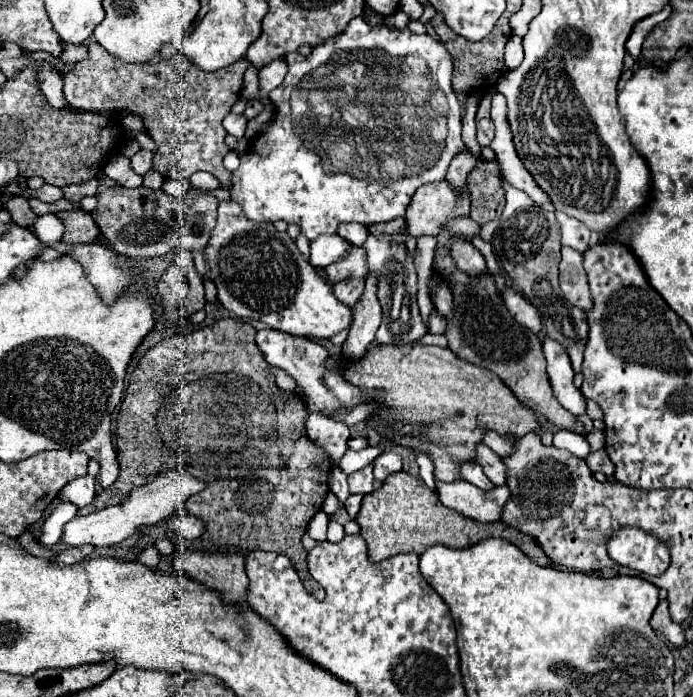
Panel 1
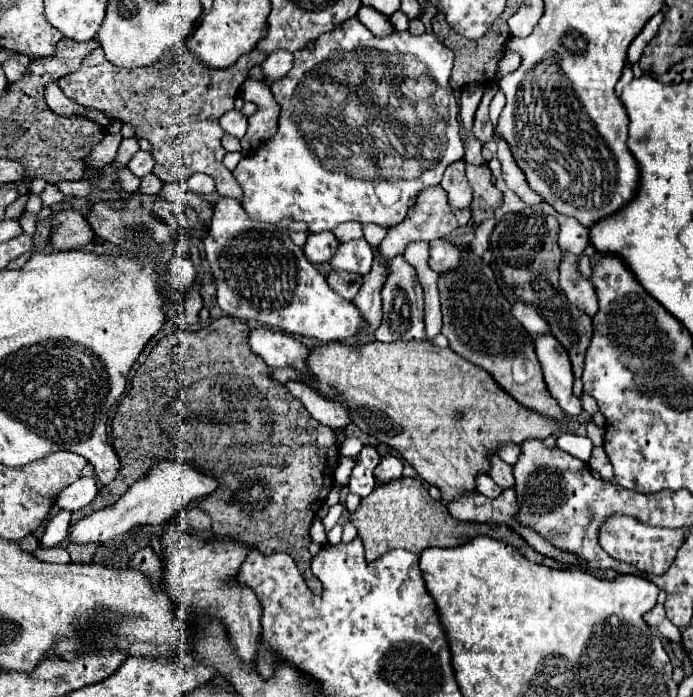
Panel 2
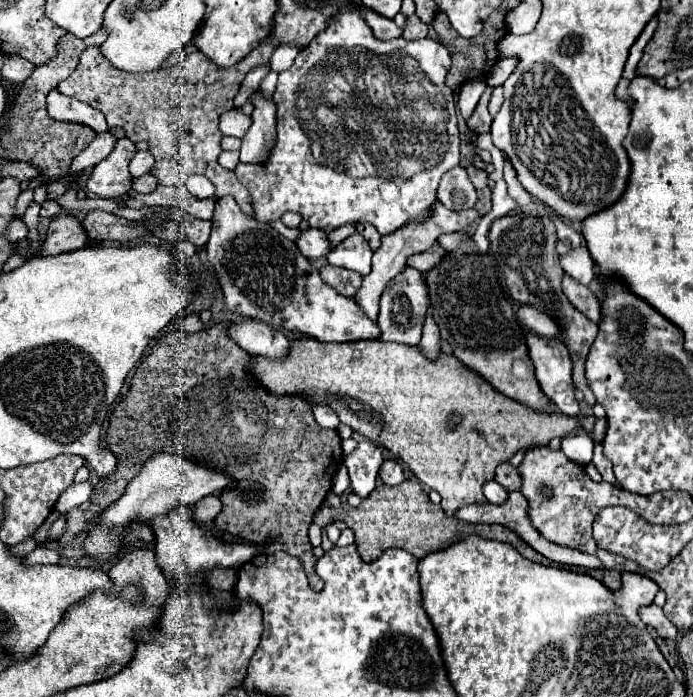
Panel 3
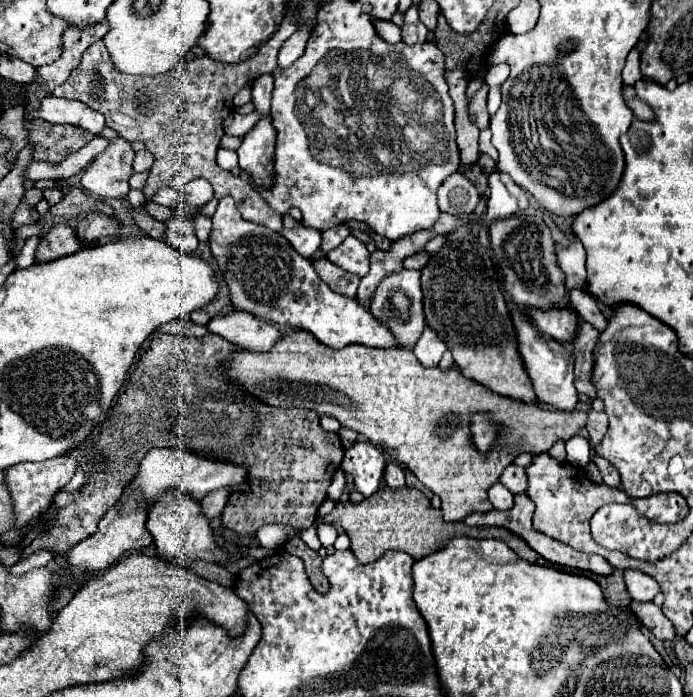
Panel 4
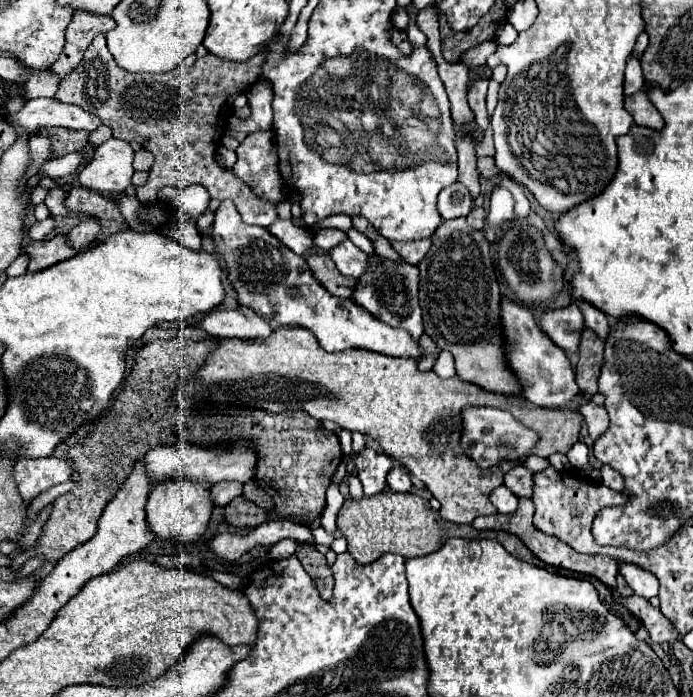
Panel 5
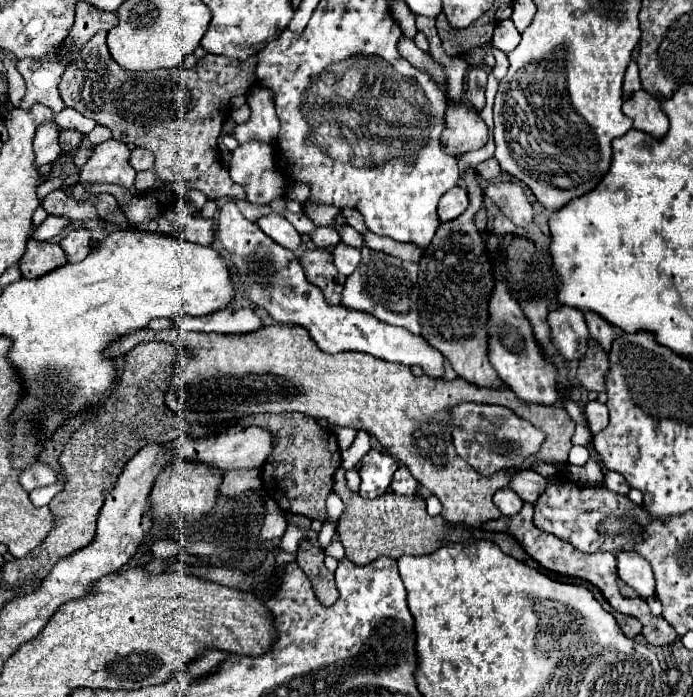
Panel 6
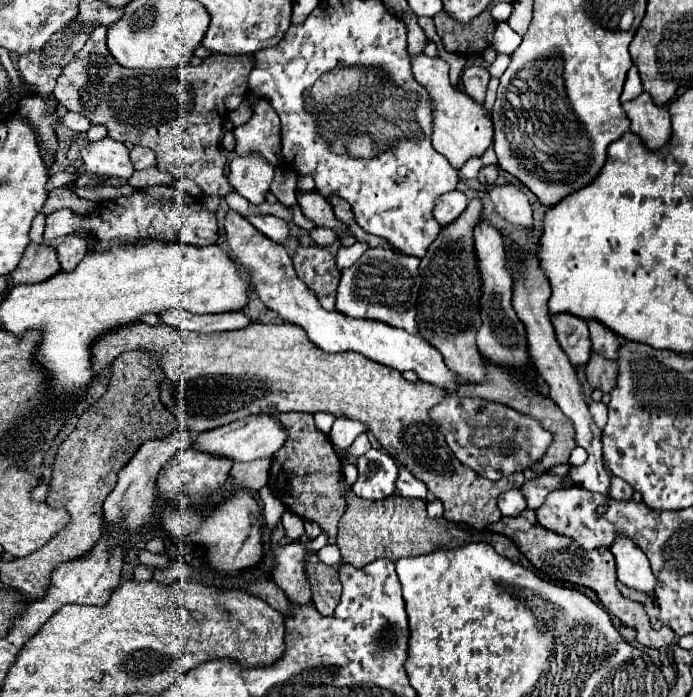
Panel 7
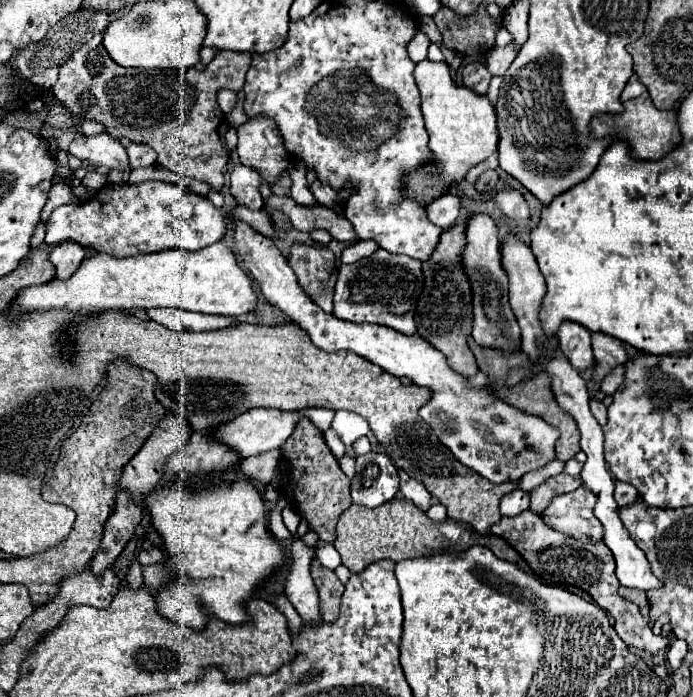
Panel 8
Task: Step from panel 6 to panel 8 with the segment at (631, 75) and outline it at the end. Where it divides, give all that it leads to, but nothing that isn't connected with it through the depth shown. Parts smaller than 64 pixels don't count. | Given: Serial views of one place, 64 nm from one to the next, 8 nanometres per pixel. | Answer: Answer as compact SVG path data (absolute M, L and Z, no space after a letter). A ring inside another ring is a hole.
M632 76L632 78L628 80L624 92L622 92L622 102L630 100L630 98L636 98L636 96L640 96L640 94L644 94L644 92L646 92L646 88L642 86L642 82L638 82L638 78Z

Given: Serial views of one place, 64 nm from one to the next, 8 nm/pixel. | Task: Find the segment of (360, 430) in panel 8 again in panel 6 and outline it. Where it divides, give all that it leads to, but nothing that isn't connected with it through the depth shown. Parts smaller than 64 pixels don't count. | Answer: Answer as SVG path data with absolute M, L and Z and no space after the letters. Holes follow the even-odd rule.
M338 426L332 432L336 436L336 442L338 442L340 450L346 450L352 444L352 440L356 438L356 434L358 434L358 430L356 428L350 428L350 426Z

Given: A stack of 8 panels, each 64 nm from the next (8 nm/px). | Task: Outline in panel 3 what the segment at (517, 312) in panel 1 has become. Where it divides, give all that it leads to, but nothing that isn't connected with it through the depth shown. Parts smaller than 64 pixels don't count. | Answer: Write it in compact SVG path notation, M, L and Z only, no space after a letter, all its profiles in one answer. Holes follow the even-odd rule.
M520 306L518 310L518 320L522 326L526 326L528 330L540 334L540 336L558 336L558 322L554 322L548 314L542 314L540 310L532 308L532 306Z

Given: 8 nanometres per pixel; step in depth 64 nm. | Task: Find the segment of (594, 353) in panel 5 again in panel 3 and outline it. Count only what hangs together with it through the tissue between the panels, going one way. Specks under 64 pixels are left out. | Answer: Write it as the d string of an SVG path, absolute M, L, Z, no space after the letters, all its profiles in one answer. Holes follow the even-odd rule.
M530 212L504 216L492 224L488 238L490 238L490 252L496 252L494 258L506 276L506 286L508 286L510 296L520 304L540 308L542 312L550 314L552 318L556 318L560 322L562 340L574 360L574 386L584 394L584 400L590 406L594 406L596 398L594 398L592 390L588 388L588 382L584 376L584 362L586 362L590 346L598 334L598 326L594 322L590 322L582 312L578 312L566 300L566 296L562 292L564 270L560 268L560 262L558 262L556 228L554 228L552 220L548 216L530 214Z

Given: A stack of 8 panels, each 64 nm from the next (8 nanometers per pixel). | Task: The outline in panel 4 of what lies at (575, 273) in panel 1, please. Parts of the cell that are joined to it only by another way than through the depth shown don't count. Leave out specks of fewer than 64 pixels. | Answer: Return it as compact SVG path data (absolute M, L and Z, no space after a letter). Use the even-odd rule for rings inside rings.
M582 288L570 290L570 306L580 314L580 318L584 322L590 322L598 332L606 328L606 316L602 314L602 310L598 308L598 302Z

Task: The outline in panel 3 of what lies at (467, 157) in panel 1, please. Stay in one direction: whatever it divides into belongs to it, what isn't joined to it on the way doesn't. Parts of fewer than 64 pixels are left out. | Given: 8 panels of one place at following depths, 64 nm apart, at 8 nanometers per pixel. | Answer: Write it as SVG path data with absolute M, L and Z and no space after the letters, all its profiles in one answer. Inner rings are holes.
M464 168L448 170L438 186L438 200L452 210L468 210L476 204L476 190Z

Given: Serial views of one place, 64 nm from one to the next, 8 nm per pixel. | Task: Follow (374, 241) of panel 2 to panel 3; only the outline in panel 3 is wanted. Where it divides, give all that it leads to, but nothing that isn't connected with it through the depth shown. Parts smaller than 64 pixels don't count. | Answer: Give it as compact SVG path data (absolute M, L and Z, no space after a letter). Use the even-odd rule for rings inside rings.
M358 222L358 224L356 224L356 230L368 240L370 248L376 252L378 246L380 246L380 234L378 234L378 230L374 230L374 226L370 226L370 224L366 224L366 222Z

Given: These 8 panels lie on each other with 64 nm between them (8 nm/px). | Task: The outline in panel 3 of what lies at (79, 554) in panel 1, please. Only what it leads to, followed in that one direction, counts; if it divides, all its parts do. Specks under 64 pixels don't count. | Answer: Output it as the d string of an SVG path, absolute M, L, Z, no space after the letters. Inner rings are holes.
M38 546L34 548L26 558L24 558L24 564L26 566L36 566L36 564L58 564L58 558L60 554L52 548L46 548L46 546Z

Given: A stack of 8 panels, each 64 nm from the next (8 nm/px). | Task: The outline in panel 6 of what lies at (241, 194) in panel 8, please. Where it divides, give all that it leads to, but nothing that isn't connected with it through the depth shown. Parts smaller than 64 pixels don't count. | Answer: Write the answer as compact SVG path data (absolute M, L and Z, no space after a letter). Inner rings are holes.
M248 142L232 152L230 178L240 184L252 204L270 204L284 190L282 172L278 170L276 154L268 144Z

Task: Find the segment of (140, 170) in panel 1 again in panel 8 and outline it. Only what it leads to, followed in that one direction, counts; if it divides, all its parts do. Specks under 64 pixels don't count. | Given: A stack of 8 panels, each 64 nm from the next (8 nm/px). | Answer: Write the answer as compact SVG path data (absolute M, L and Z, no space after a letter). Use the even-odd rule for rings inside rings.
M130 144L126 152L128 152L132 168L144 168L144 166L156 164L156 152L146 144Z

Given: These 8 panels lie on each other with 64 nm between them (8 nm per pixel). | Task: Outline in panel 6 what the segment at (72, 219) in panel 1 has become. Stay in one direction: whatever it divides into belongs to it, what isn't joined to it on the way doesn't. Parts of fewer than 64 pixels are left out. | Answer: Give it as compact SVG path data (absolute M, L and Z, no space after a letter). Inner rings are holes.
M30 238L26 252L20 260L20 274L22 278L34 280L64 264L66 264L66 254L56 242L40 242Z

